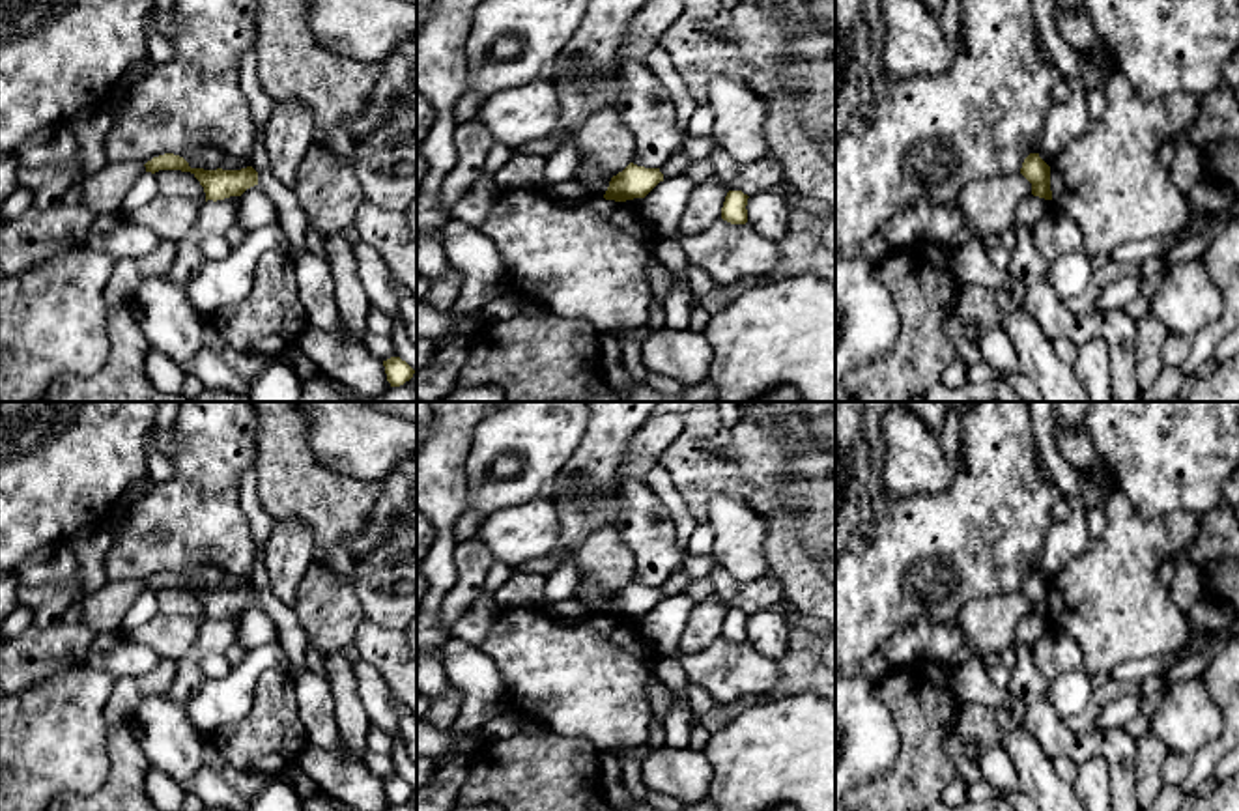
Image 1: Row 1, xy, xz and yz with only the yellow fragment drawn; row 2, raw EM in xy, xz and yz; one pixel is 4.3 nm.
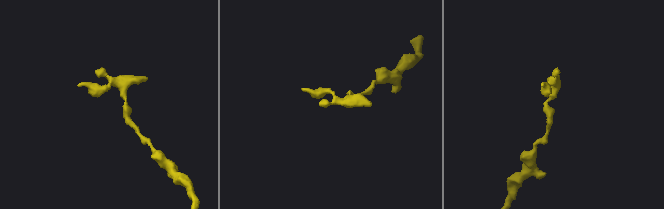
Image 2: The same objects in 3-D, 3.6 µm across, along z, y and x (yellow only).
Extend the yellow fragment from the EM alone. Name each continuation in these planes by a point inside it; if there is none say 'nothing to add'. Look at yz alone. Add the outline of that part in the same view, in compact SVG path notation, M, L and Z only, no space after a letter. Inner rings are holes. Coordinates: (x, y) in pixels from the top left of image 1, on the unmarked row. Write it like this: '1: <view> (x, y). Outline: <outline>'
nothing to add

